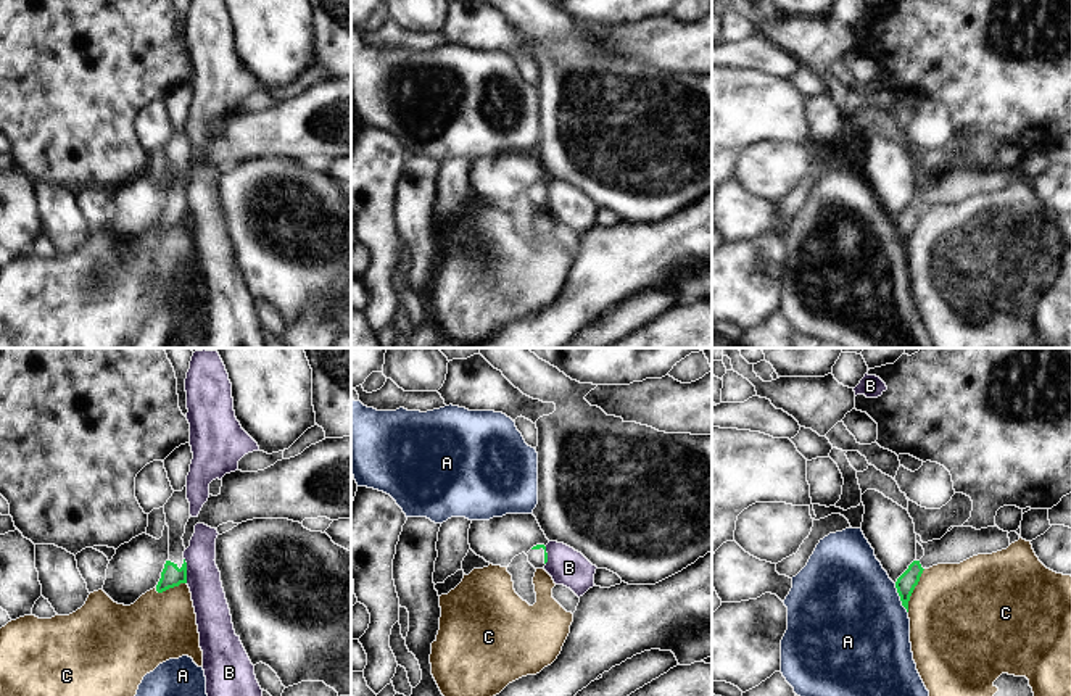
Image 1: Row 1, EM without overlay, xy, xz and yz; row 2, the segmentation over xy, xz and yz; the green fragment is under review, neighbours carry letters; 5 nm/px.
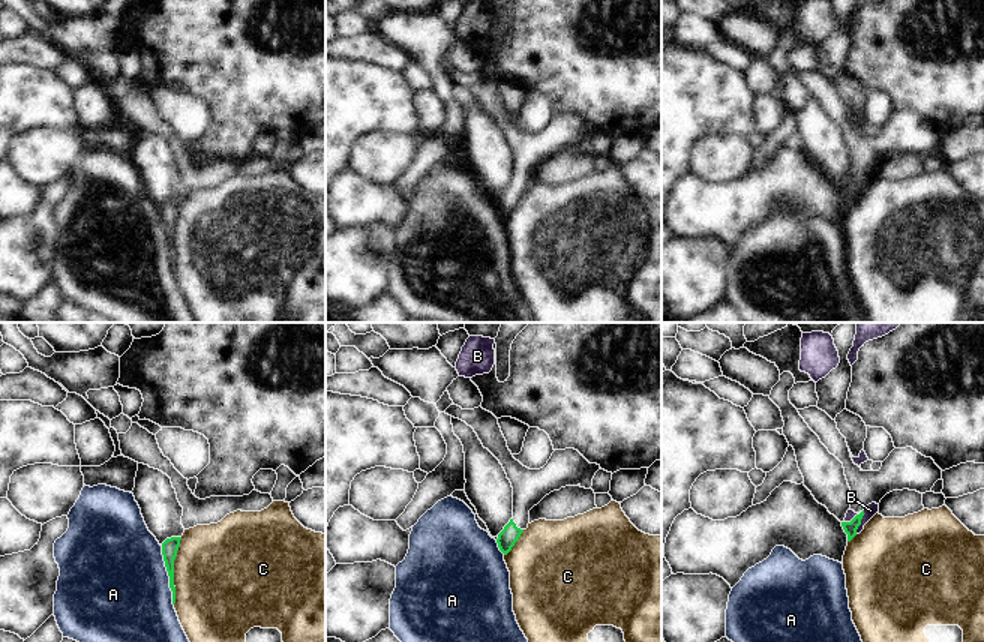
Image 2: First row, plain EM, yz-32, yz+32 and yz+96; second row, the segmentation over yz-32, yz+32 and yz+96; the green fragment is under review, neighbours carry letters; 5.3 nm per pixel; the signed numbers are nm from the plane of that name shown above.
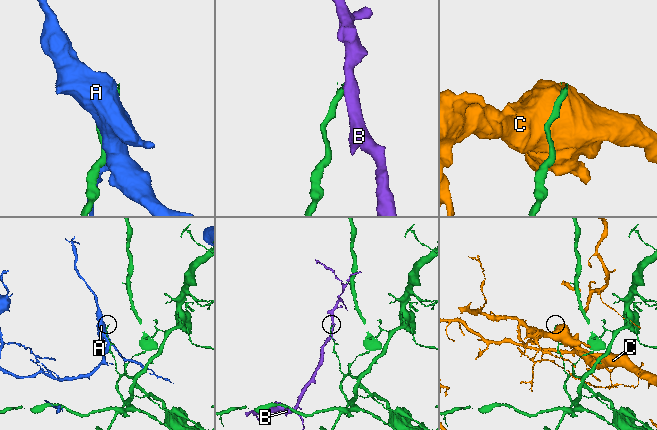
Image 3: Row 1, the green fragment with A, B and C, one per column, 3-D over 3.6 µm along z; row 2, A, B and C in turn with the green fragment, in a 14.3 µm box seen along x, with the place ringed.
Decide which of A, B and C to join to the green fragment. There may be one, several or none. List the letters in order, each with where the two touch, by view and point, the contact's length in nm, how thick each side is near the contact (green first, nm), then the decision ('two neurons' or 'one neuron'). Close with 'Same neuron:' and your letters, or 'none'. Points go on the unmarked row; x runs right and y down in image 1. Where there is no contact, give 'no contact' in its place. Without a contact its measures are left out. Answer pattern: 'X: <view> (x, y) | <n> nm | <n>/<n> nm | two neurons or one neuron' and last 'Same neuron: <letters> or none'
A: yz (901, 237) | 170 nm | 100/500 nm | two neurons
B: xy (186, 210) | 130 nm | 110/170 nm | two neurons
C: yz (913, 227) | 240 nm | 100/480 nm | two neurons
Same neuron: none

